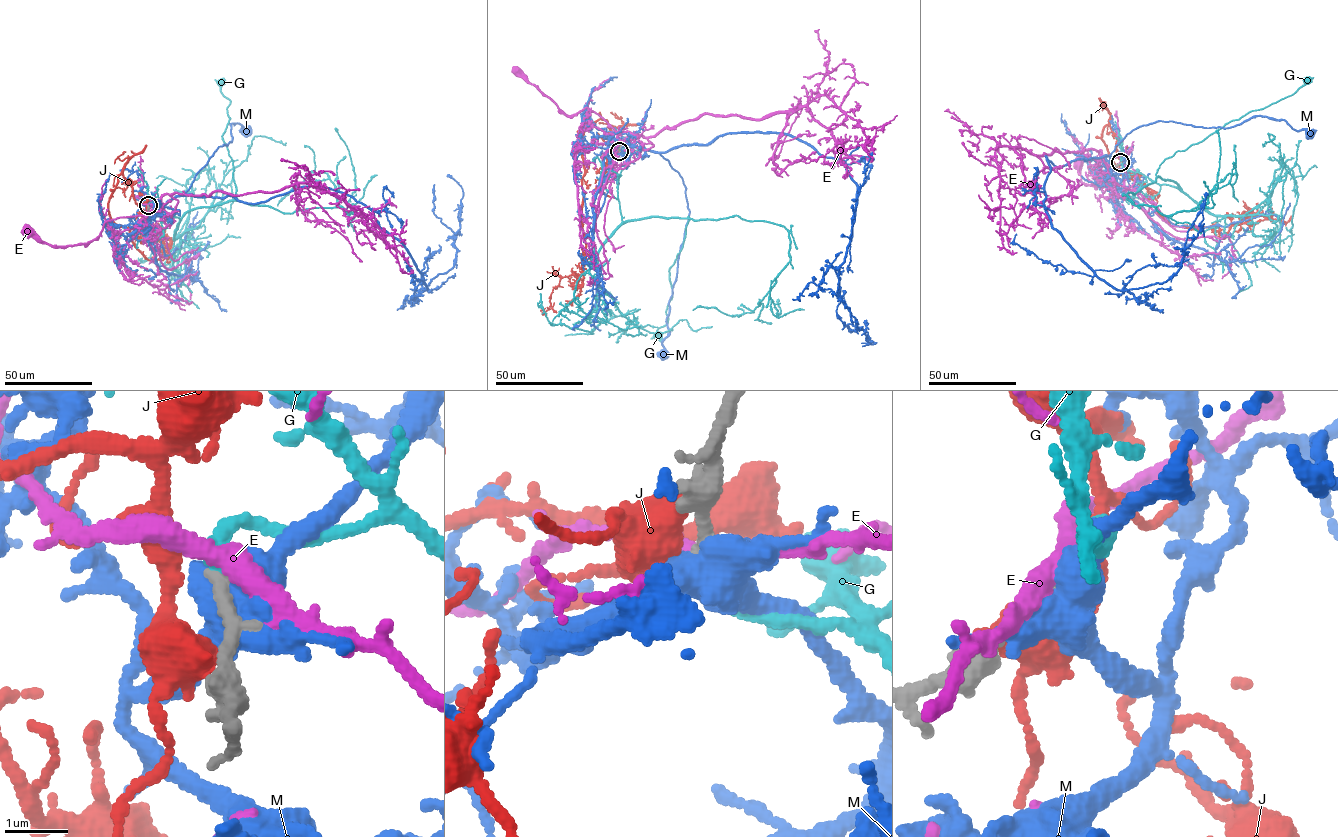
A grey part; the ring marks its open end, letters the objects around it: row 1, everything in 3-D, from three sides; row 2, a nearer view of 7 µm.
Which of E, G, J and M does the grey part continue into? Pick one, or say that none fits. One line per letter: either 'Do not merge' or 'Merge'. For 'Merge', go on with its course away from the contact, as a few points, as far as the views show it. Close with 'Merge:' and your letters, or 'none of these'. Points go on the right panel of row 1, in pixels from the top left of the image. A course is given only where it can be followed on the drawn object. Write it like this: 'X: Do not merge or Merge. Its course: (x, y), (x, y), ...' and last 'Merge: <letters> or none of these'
E: Do not merge
G: Merge. Its course: (1120, 162), (1123, 168), (1180, 190), (1177, 183), (1156, 176), (1166, 159), (1232, 120), (1290, 95), (1308, 78)
J: Do not merge
M: Do not merge
Merge: G

